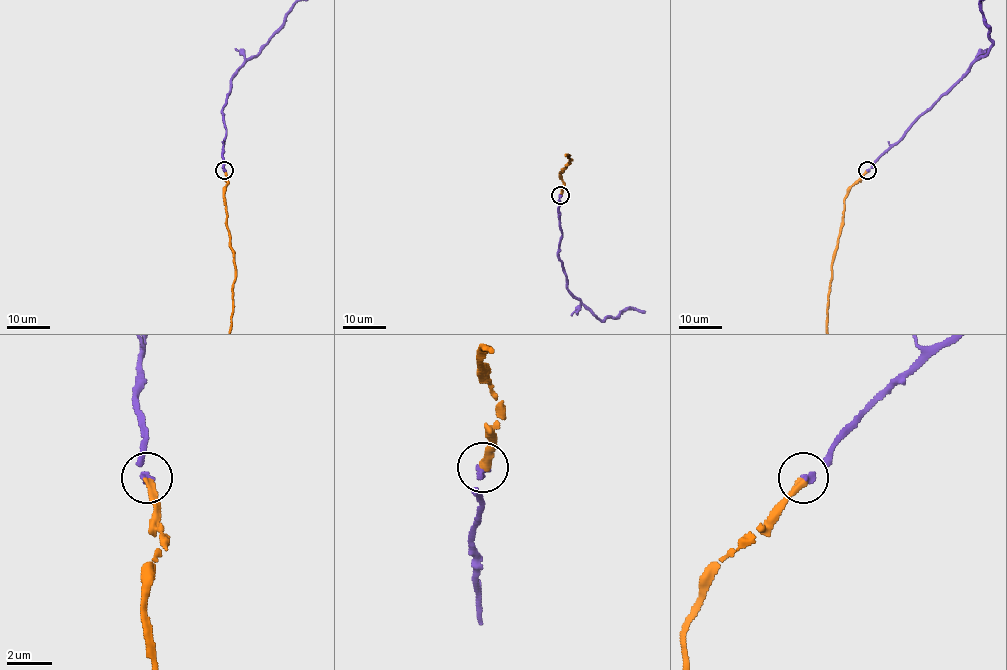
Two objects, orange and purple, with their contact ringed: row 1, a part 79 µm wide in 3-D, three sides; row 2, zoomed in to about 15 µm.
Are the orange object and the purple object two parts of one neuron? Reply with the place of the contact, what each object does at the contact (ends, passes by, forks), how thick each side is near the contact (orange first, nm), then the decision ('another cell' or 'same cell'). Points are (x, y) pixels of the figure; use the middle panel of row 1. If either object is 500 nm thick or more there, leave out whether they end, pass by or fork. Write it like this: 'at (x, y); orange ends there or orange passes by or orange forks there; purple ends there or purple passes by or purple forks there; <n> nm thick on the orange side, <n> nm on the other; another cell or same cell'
at (560, 195); orange ends there; purple ends there; 320 nm thick on the orange side, 240 nm on the other; same cell

